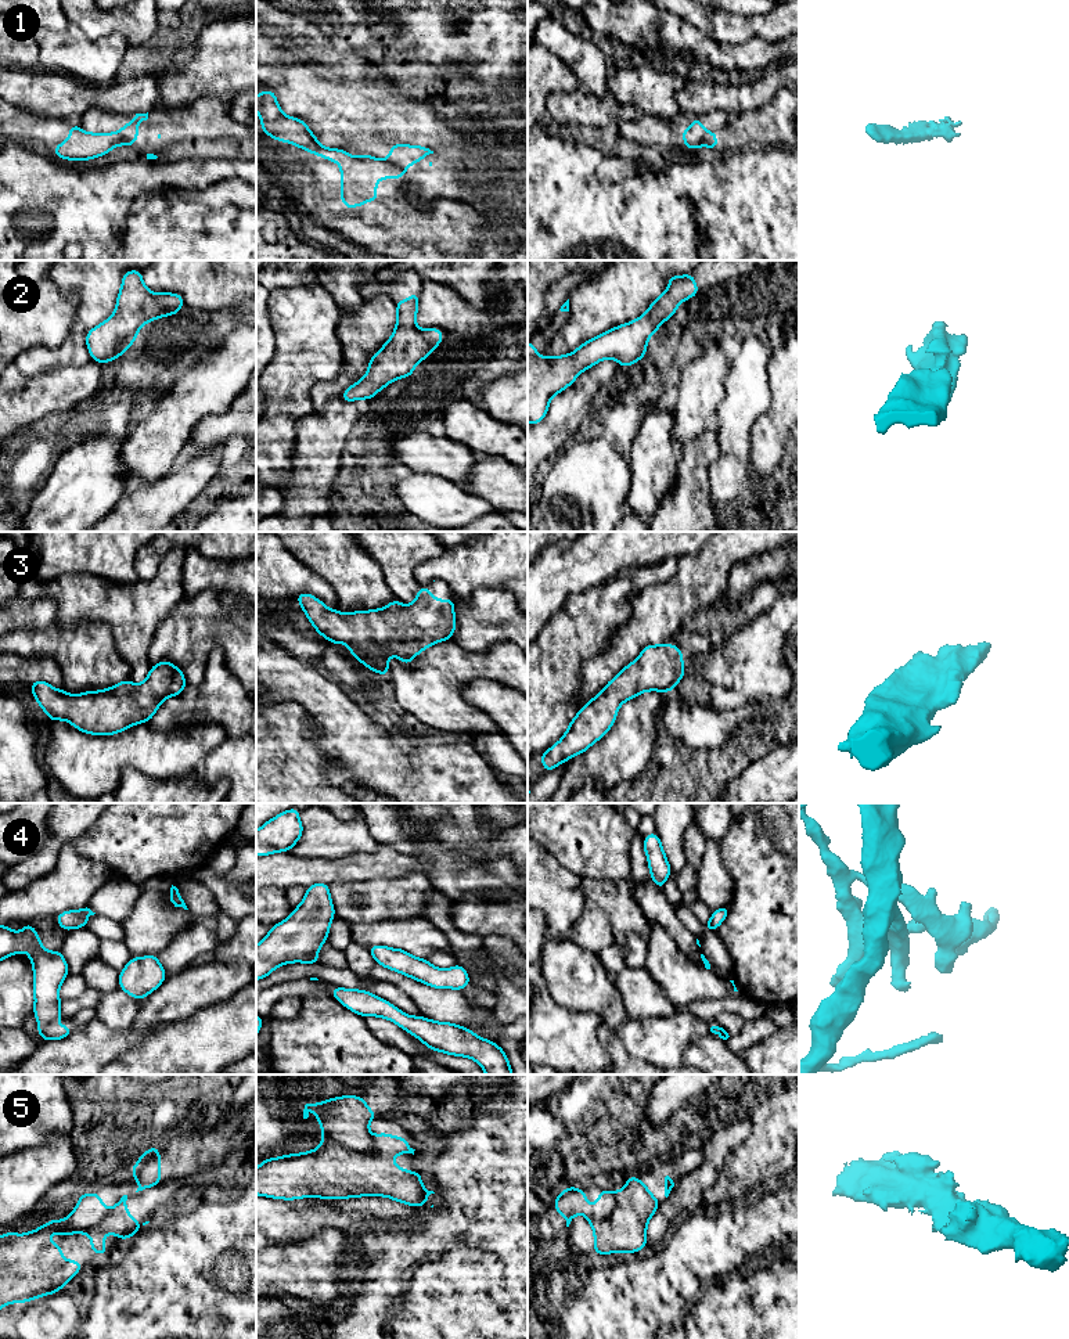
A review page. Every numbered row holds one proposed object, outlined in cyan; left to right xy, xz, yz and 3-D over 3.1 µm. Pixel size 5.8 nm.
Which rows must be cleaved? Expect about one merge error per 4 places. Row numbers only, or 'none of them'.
1, 5

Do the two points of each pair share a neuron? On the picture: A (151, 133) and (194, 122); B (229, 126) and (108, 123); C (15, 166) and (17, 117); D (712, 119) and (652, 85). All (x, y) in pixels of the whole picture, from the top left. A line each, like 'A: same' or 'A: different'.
A: same
B: same
C: different
D: different

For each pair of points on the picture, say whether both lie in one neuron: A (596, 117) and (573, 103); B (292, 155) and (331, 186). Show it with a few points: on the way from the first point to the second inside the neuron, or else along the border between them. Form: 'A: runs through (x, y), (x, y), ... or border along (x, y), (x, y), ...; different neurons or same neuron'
A: runs through (593, 111), (587, 105), (579, 105); same neuron
B: runs through (283, 173), (291, 189), (313, 198); same neuron

